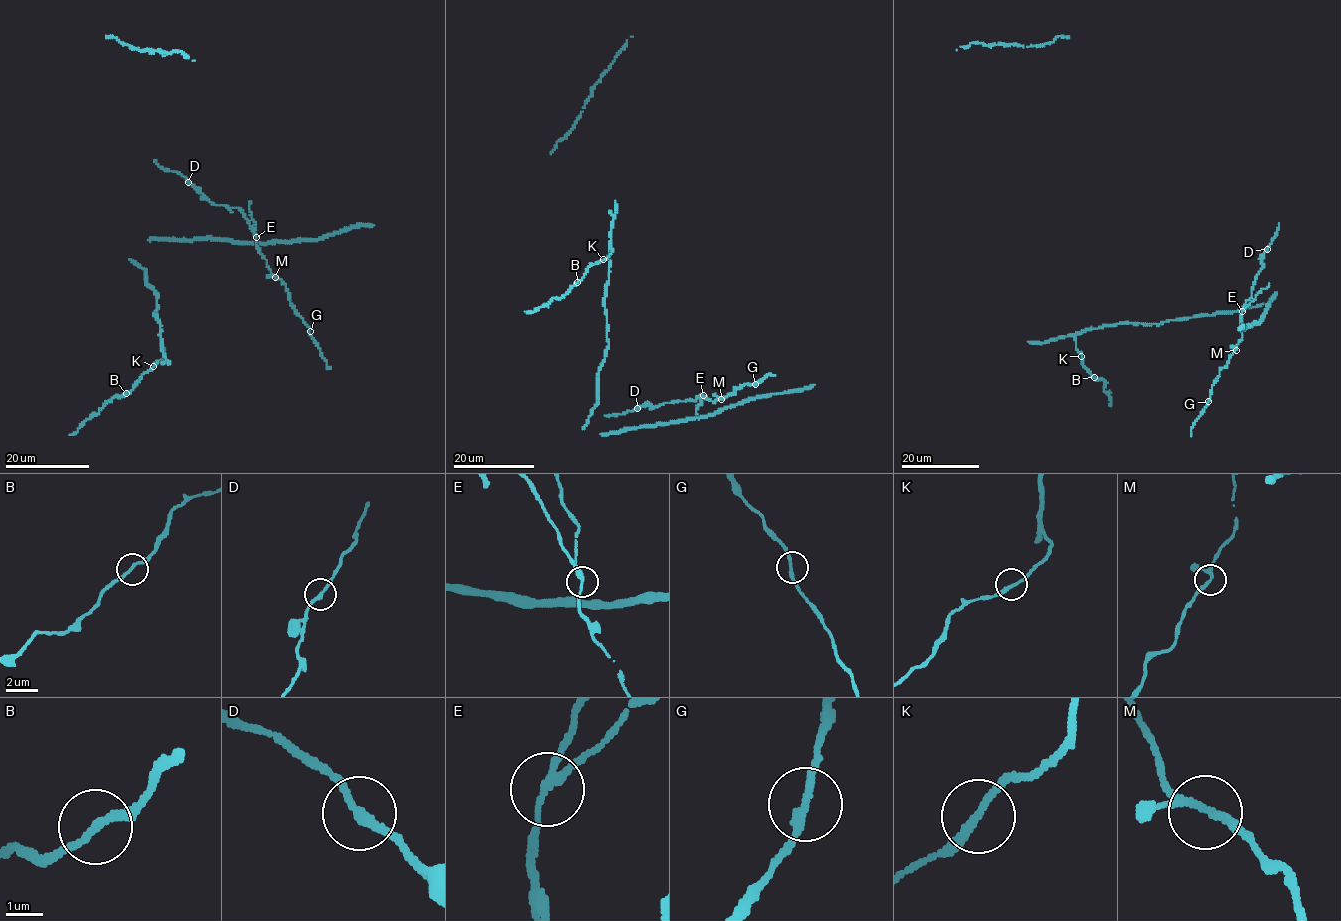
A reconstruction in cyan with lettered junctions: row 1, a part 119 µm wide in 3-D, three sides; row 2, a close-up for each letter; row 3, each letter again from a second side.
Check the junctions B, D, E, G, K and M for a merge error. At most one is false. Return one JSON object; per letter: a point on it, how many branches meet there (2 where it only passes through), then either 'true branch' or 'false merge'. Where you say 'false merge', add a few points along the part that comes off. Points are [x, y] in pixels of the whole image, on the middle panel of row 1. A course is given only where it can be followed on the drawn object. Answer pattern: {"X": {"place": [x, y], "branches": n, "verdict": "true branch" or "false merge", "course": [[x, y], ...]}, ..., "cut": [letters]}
{"B": {"place": [577, 282], "branches": 2, "verdict": "true branch"}, "D": {"place": [637, 408], "branches": 2, "verdict": "true branch"}, "E": {"place": [703, 395], "branches": 3, "verdict": "false merge", "course": [[703, 395], [697, 415]]}, "G": {"place": [755, 384], "branches": 2, "verdict": "true branch"}, "K": {"place": [603, 259], "branches": 2, "verdict": "true branch"}, "M": {"place": [721, 399], "branches": 3, "verdict": "true branch"}, "cut": ["E"]}

